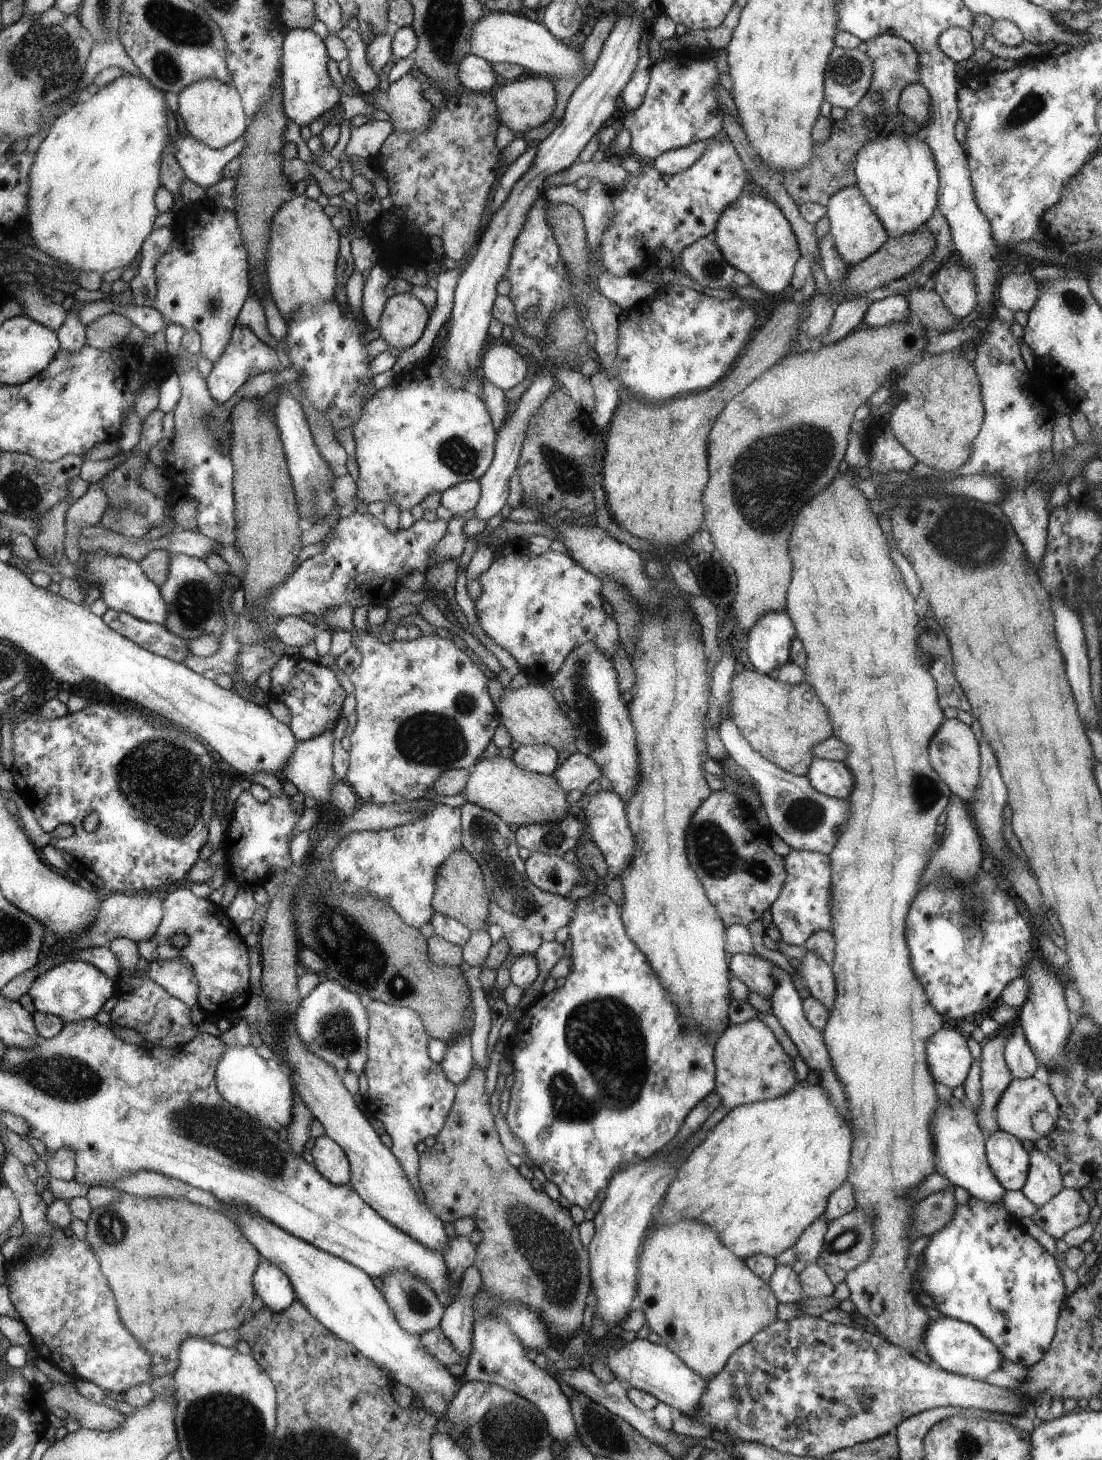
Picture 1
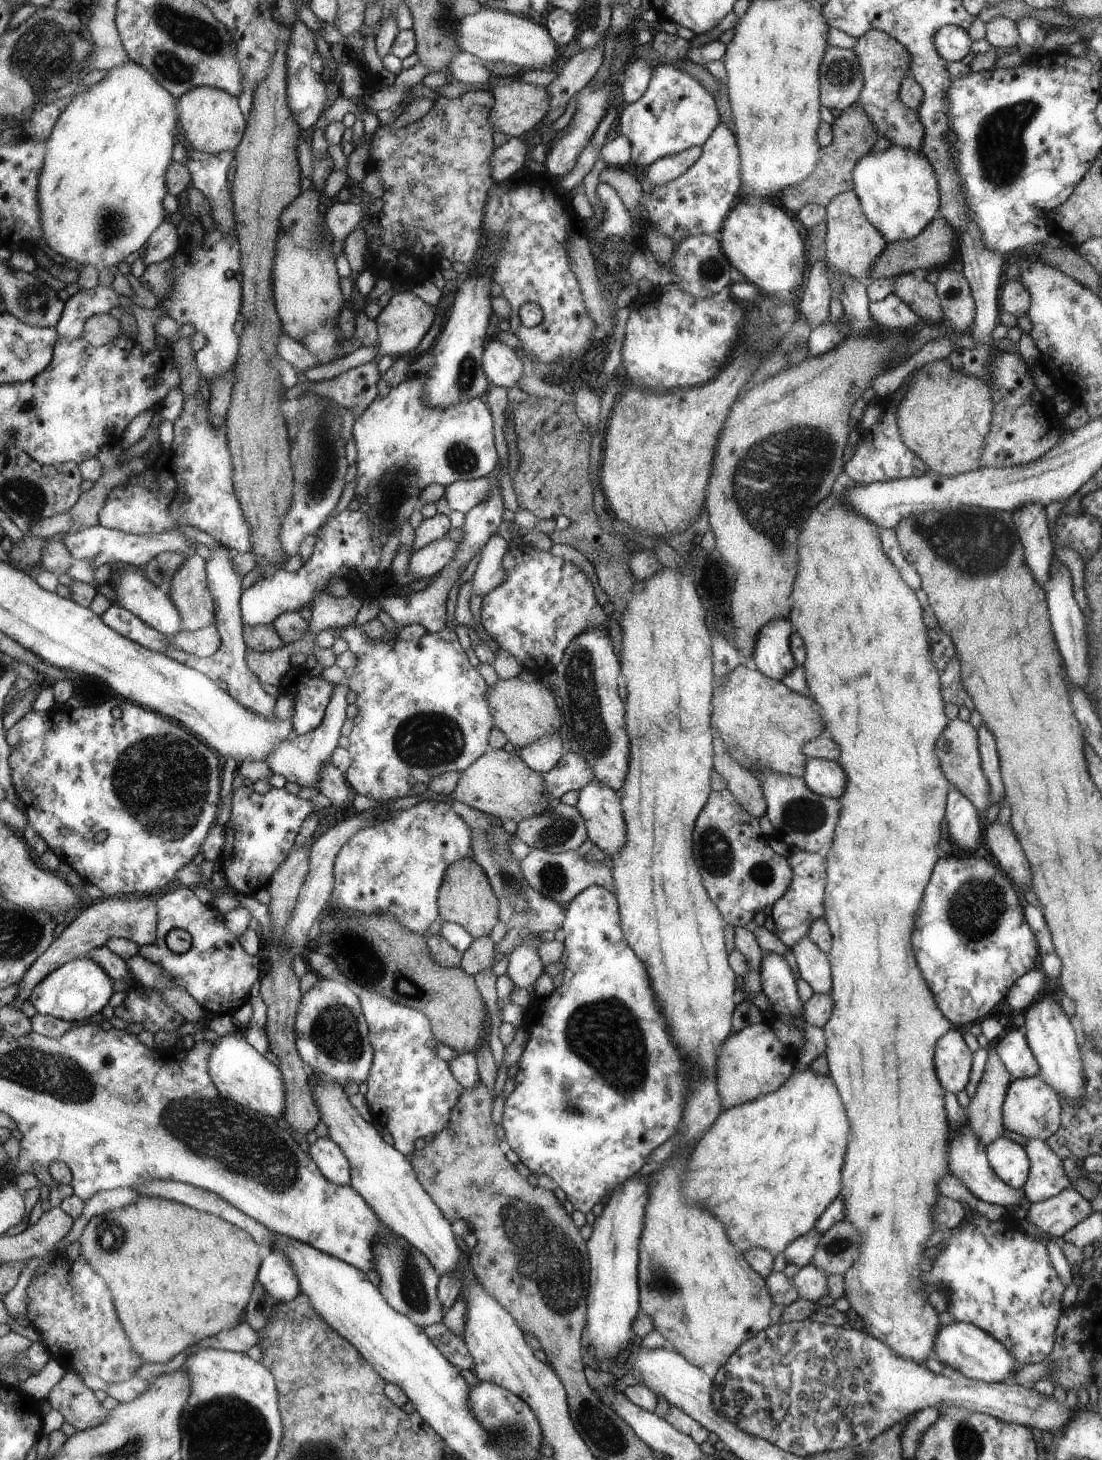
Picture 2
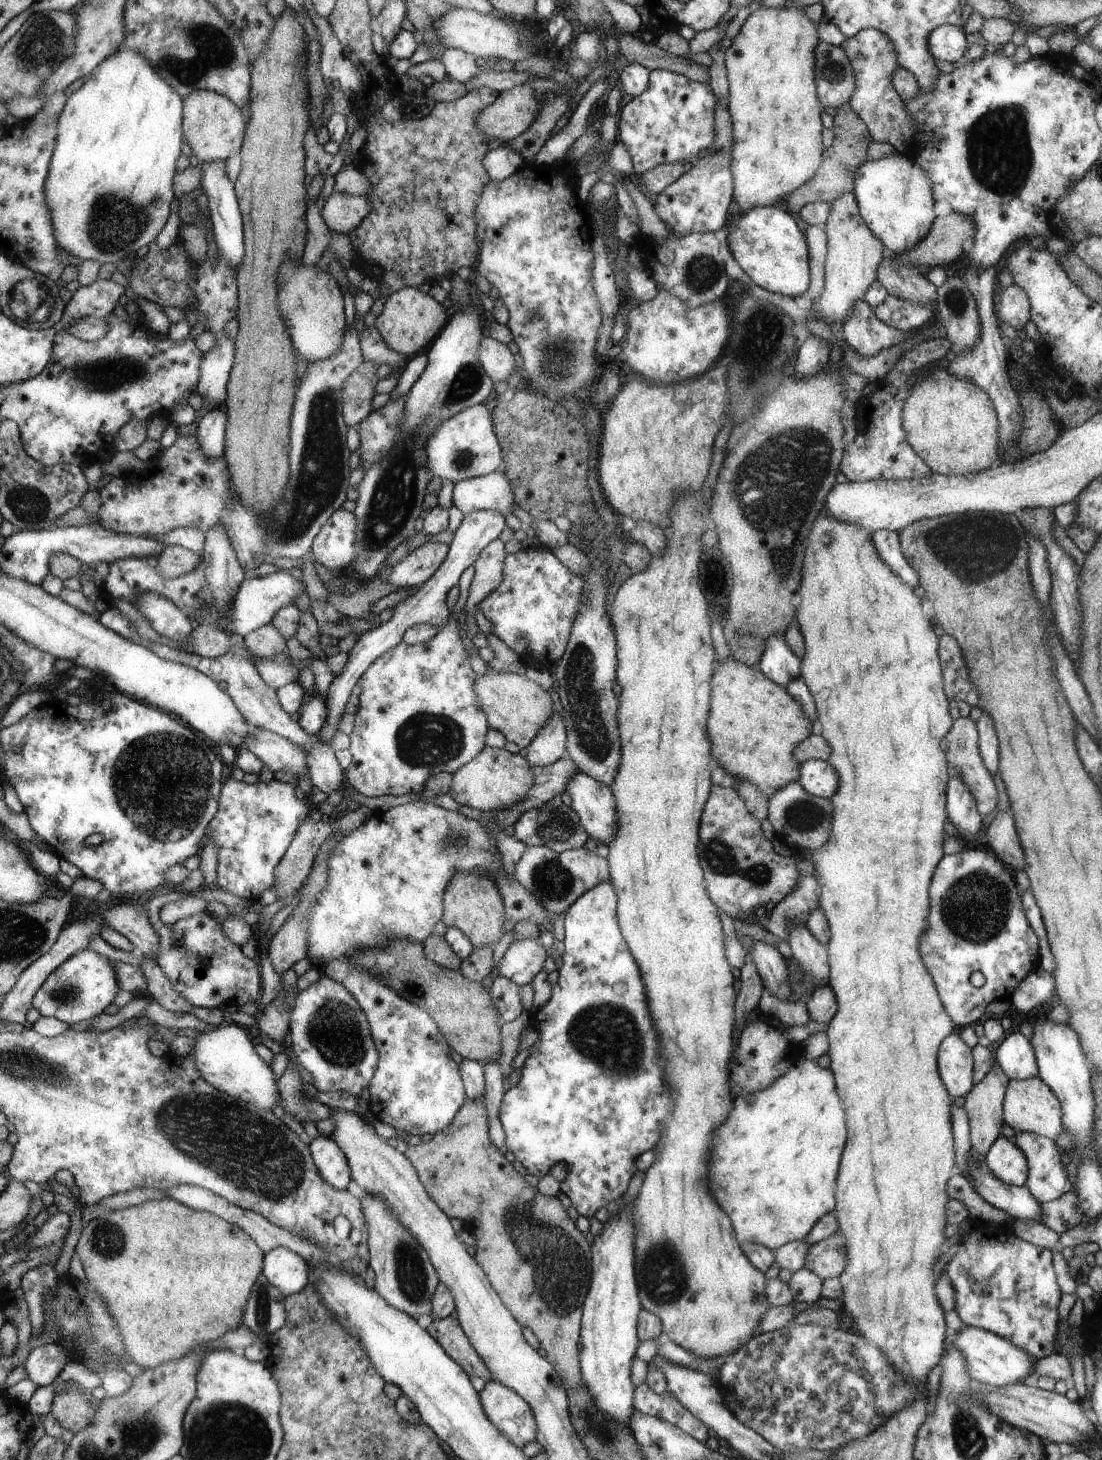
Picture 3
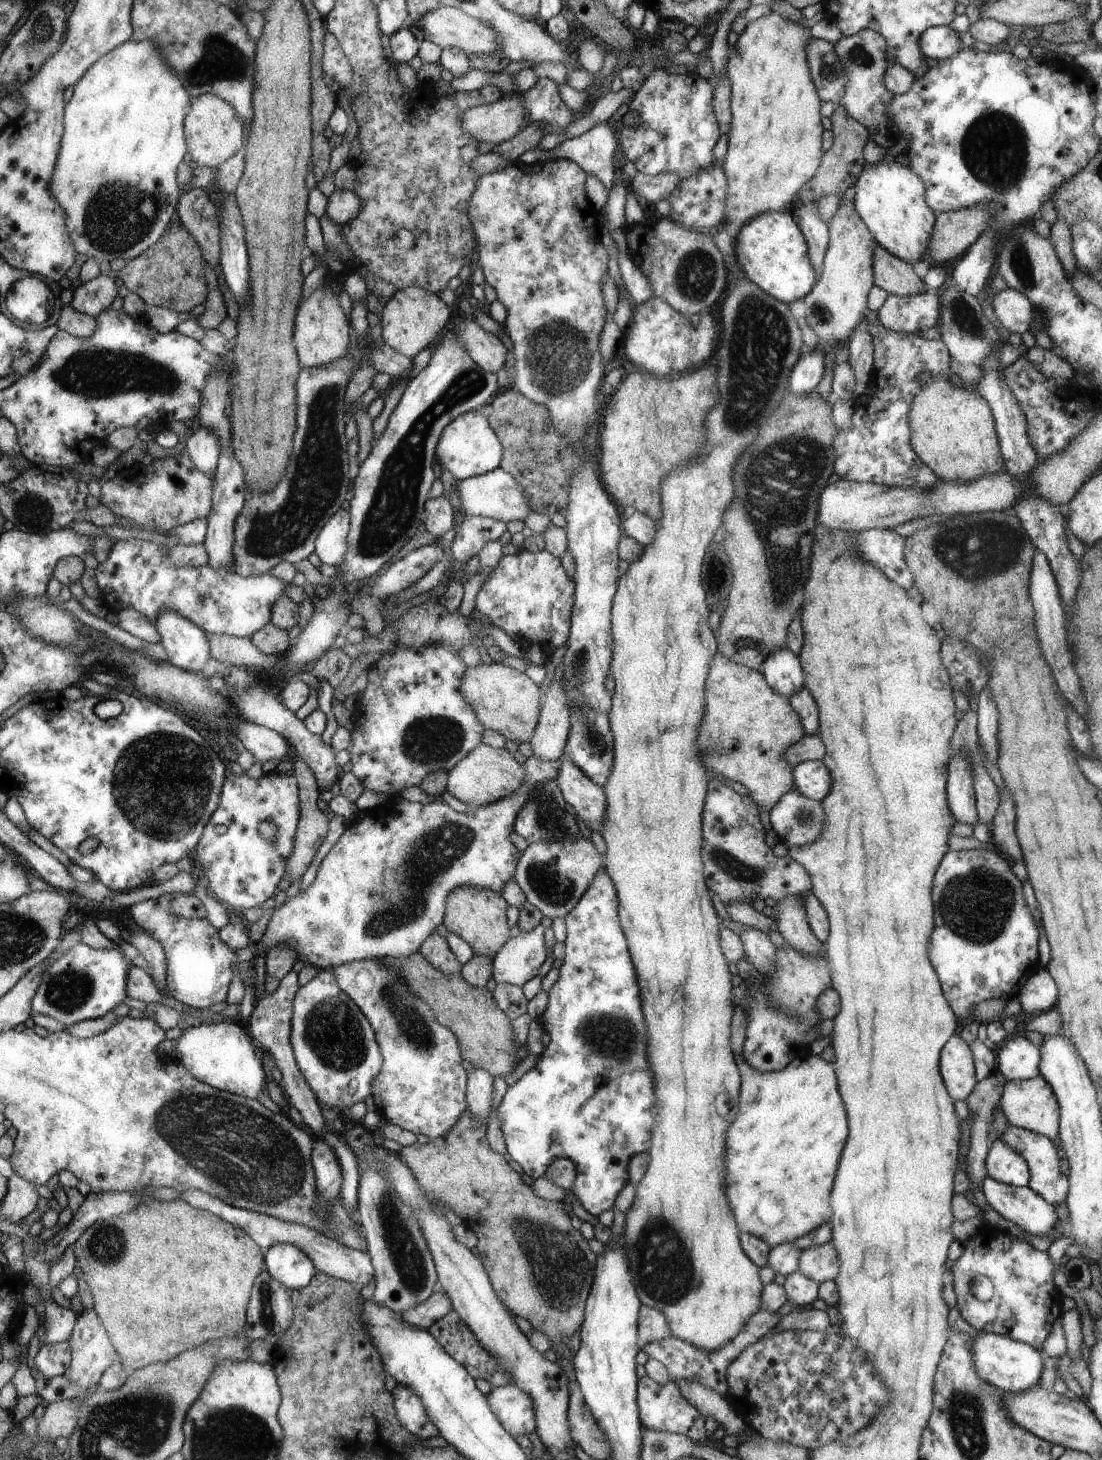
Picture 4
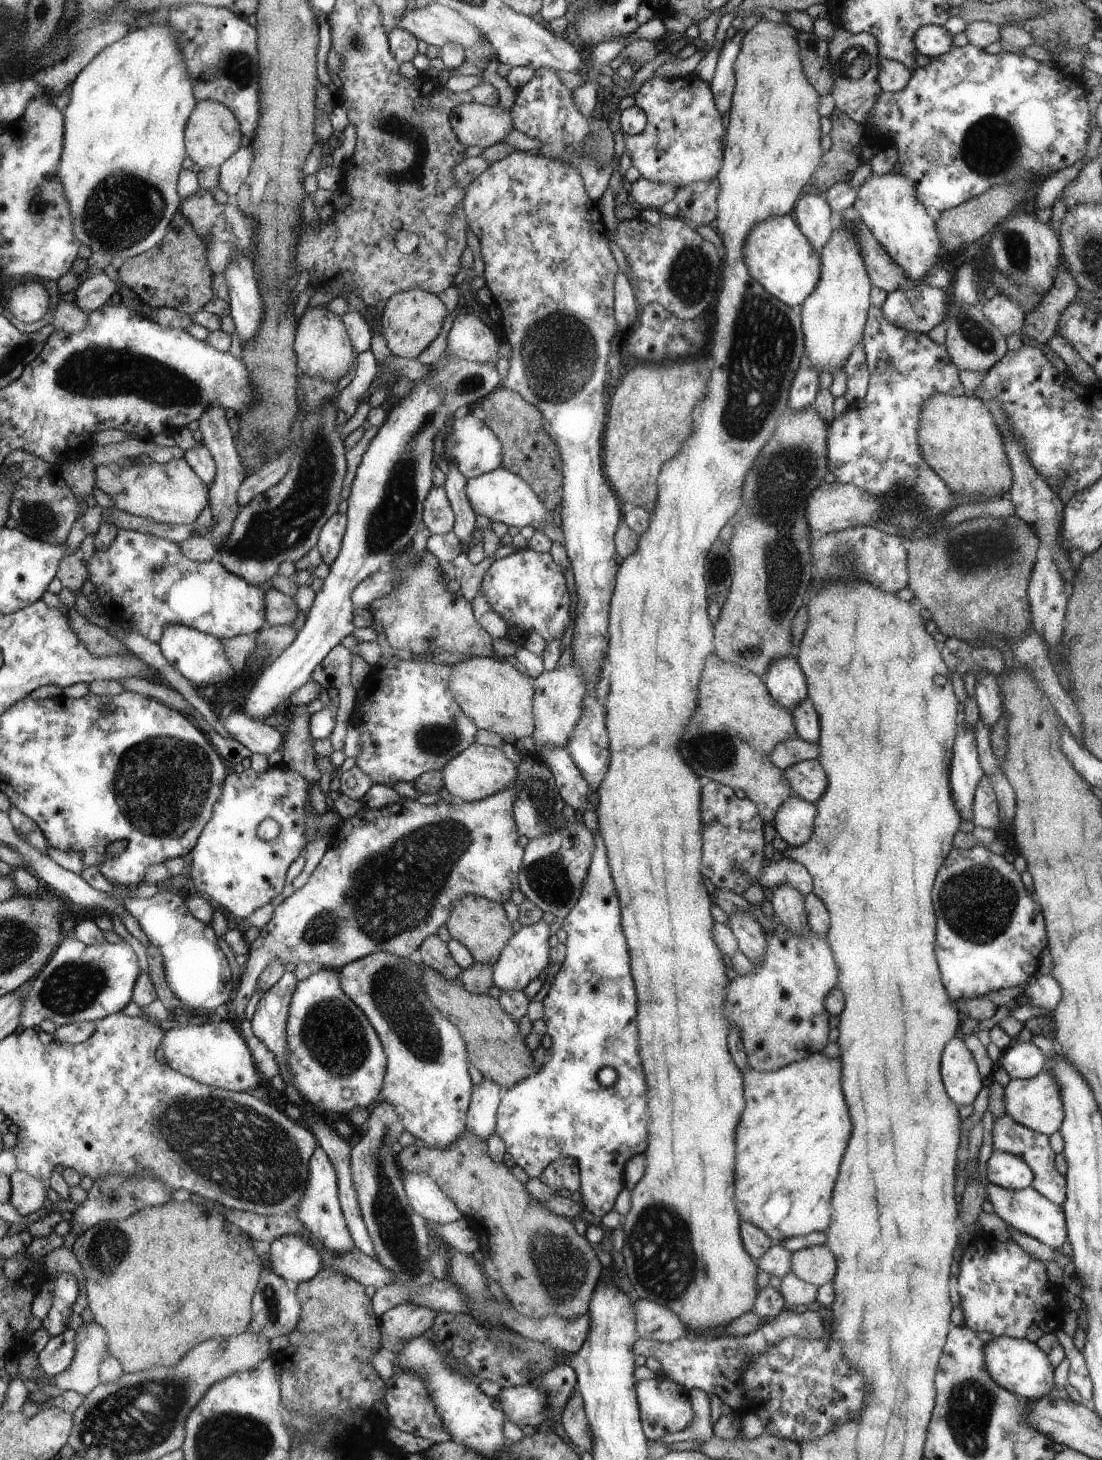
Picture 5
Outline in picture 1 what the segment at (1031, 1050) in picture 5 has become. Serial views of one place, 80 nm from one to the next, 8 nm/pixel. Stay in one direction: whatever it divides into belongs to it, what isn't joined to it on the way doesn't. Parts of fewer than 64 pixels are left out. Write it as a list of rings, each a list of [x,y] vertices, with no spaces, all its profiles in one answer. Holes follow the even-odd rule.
[[[1013,1023],[1013,1030],[1005,1044],[1005,1061],[1014,1079],[1025,1079],[1034,1076],[1038,1070],[1038,1058],[1032,1052],[1024,1031],[1018,1023]]]

